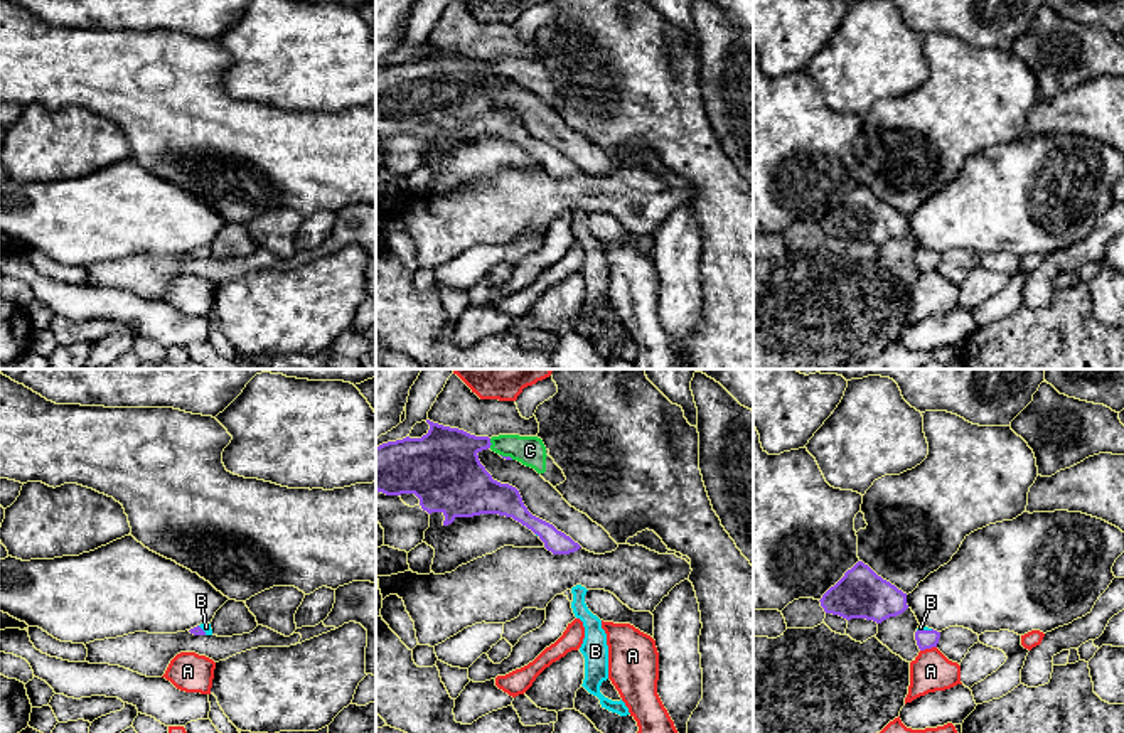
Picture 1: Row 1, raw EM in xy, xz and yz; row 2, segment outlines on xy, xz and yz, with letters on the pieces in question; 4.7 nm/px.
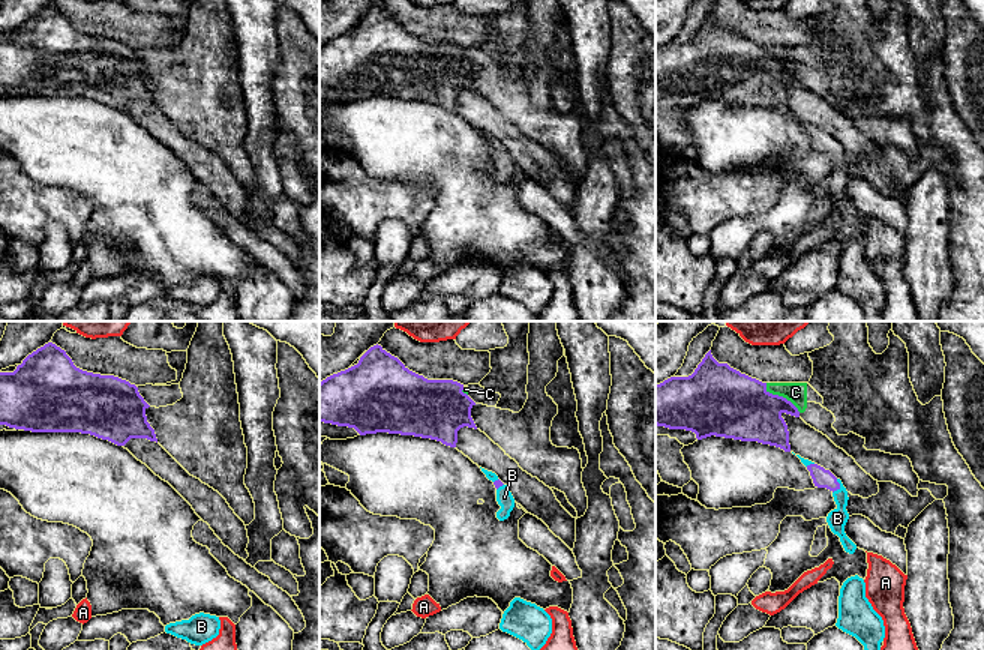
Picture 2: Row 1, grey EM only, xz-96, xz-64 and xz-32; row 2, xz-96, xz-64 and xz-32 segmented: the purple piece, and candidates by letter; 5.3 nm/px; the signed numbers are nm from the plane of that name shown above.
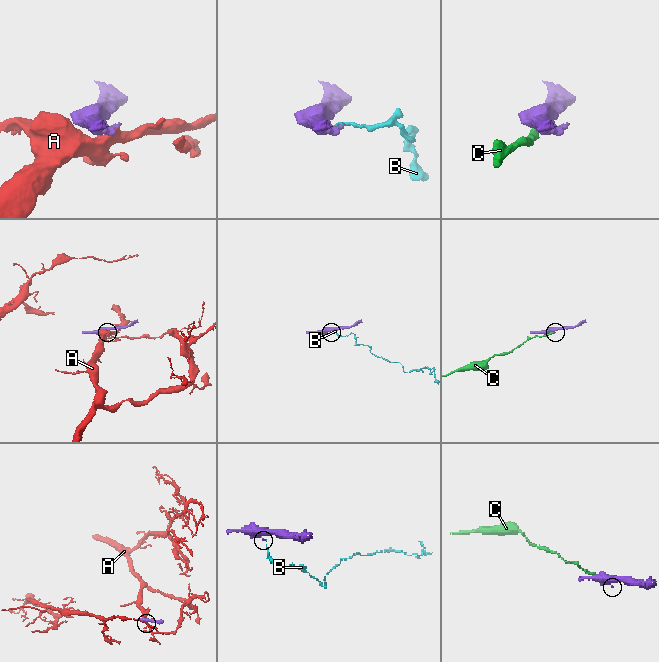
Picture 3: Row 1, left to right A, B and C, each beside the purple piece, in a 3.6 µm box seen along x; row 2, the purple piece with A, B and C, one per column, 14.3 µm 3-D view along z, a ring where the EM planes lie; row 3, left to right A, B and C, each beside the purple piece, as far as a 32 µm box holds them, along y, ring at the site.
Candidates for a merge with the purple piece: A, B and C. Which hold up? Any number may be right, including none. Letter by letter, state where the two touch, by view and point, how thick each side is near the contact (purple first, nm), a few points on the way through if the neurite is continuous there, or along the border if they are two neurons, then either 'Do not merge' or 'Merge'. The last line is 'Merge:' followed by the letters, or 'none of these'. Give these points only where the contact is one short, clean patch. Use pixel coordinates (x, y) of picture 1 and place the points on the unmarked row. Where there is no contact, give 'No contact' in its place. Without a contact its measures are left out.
A: Touches purple at yz (927, 270). Thickness 100 nm (purple) against 200 nm. Boundary: yz (936, 268), (920, 273). Do not merge
B: Touches purple at yz (924, 253). Thickness 100 nm (purple) against 30 nm. Path across: yz (925, 262), (924, 253), (920, 250). Merge
C: Touches purple at xz (491, 66). Thickness 340 nm (purple) against 140 nm. Boundary: xz (489, 61), (491, 69). Do not merge
Merge: B

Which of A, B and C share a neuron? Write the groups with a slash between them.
A / B / C

